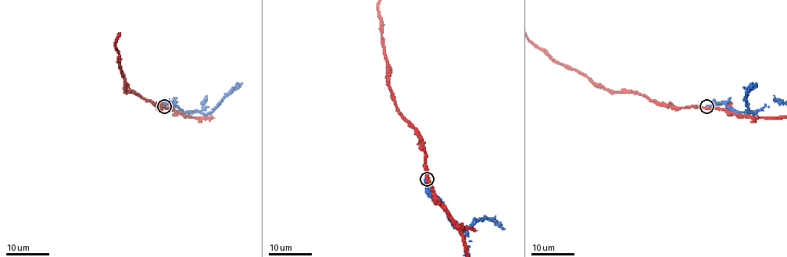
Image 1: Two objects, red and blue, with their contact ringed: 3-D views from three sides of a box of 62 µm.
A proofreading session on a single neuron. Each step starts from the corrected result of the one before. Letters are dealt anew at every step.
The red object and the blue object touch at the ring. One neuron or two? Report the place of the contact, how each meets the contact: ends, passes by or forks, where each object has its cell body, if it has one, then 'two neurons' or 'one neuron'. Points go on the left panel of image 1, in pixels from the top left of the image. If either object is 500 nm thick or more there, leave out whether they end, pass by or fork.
place (164, 106); soma red none; soma blue none; two neurons

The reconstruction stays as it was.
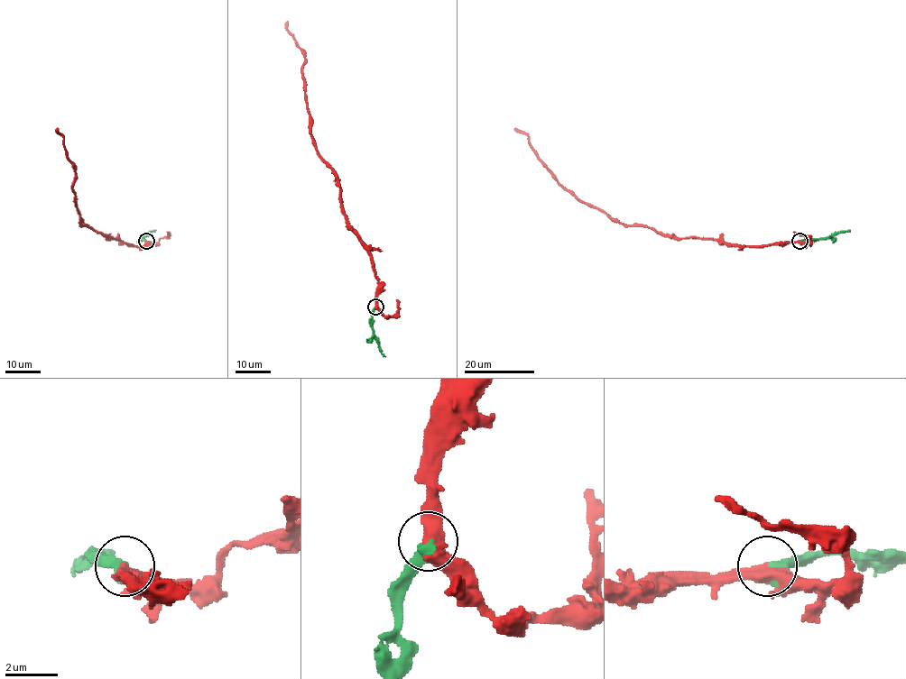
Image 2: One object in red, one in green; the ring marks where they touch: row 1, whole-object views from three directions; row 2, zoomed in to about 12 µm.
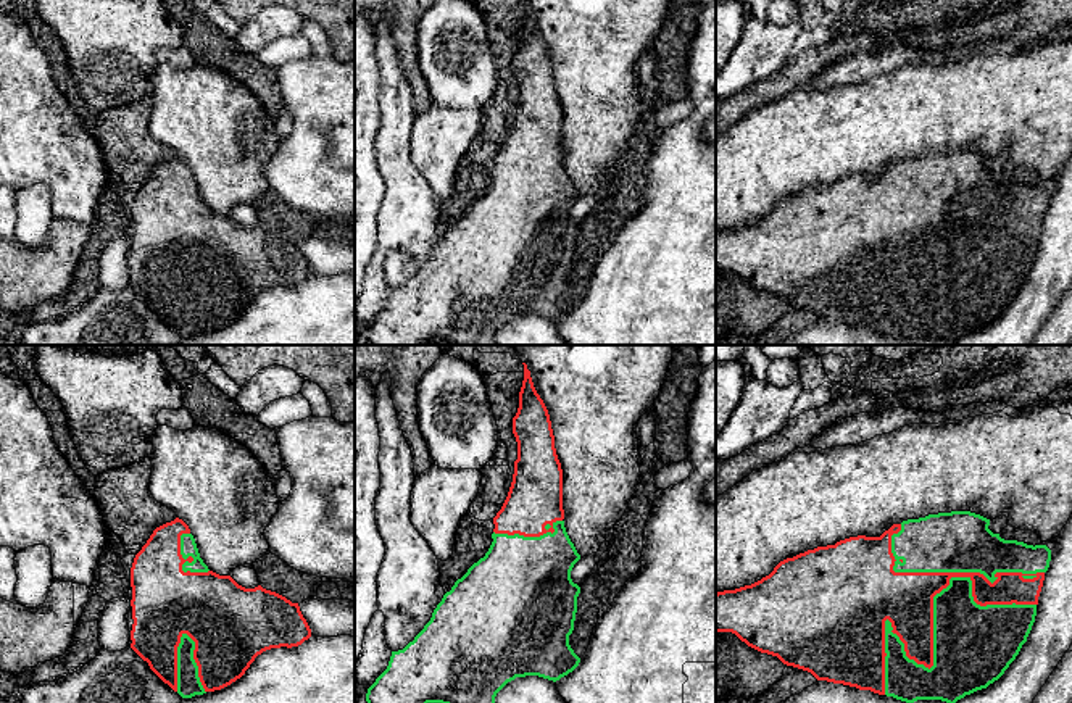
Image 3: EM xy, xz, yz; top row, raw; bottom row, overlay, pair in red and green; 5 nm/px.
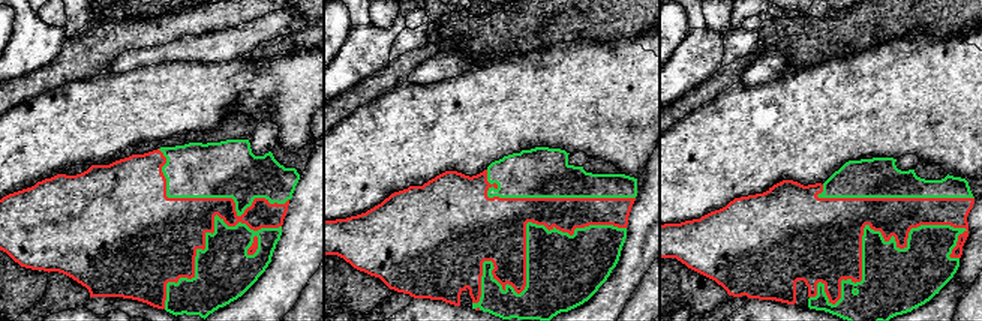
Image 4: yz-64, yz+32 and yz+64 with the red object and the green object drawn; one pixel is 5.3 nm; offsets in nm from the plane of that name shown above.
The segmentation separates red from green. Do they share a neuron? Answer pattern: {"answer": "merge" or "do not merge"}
{"answer": "merge"}

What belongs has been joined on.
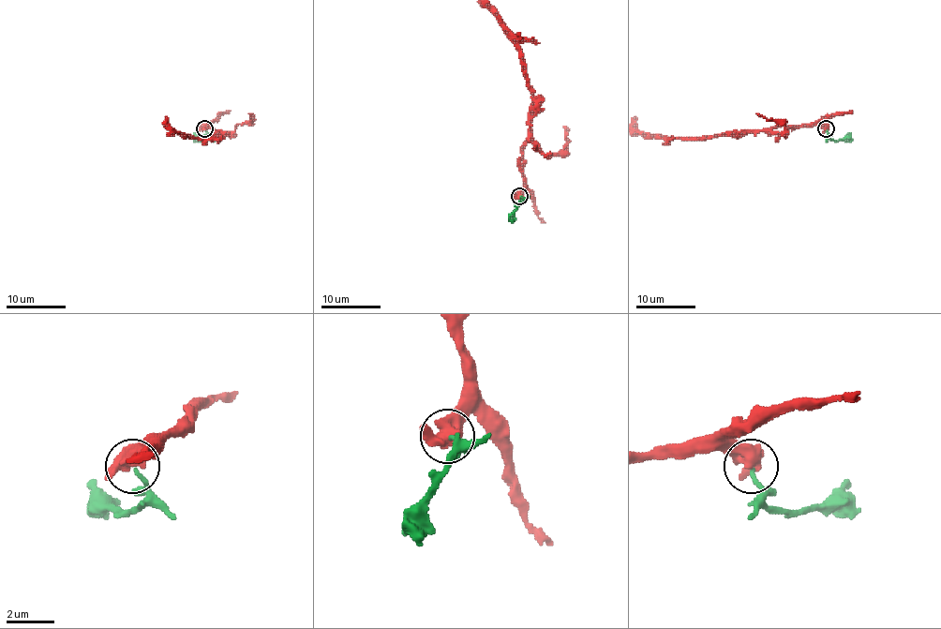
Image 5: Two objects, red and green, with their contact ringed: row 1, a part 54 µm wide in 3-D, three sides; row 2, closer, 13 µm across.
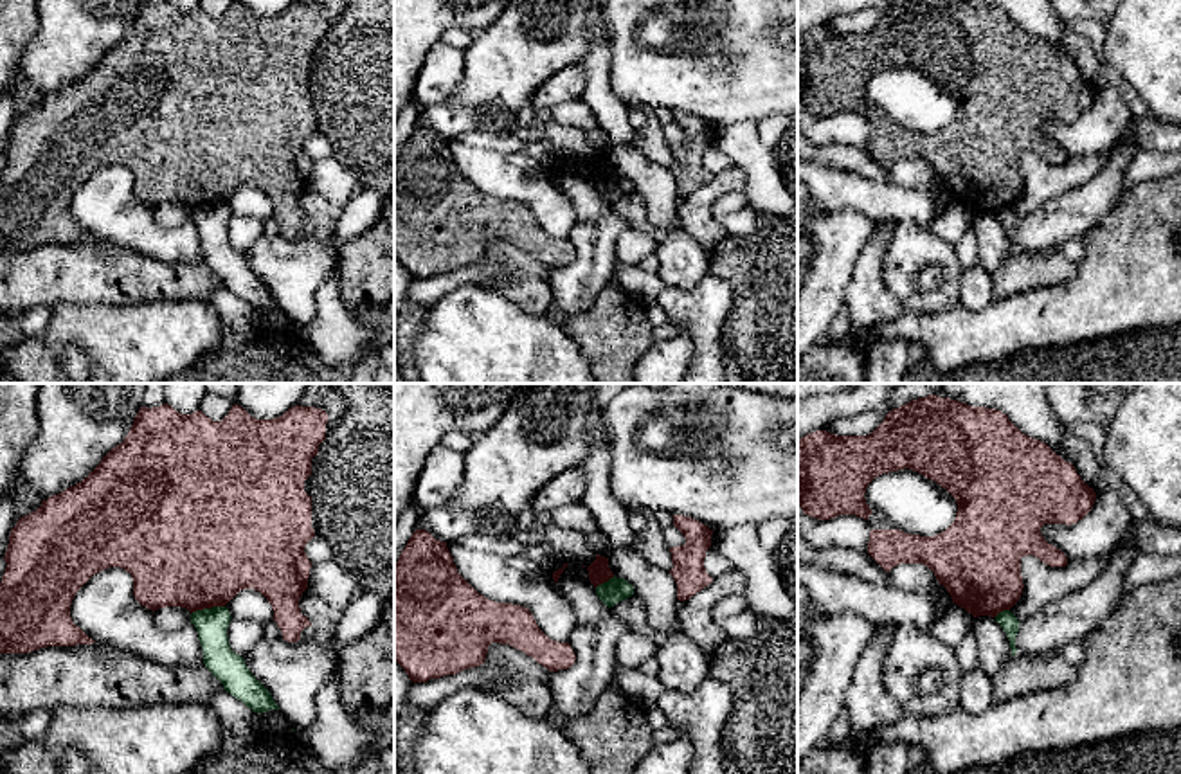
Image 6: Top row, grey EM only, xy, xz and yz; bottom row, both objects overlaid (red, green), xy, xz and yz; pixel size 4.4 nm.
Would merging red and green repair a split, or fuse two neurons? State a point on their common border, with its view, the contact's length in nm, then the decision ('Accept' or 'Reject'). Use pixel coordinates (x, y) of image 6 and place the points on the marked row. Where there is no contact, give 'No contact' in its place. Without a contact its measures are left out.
Touches red at xy (207, 607). Shared border 160 nm. Reject

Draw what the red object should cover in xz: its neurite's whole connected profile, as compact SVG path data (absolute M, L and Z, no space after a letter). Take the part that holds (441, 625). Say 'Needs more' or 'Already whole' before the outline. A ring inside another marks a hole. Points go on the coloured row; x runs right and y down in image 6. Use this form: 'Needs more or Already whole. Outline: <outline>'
Already whole. Outline: M416 529L394 563L394 661L412 682L427 682L484 664L491 643L509 644L549 671L567 670L576 661L571 644L549 639L529 608L479 594L457 572L446 542Z

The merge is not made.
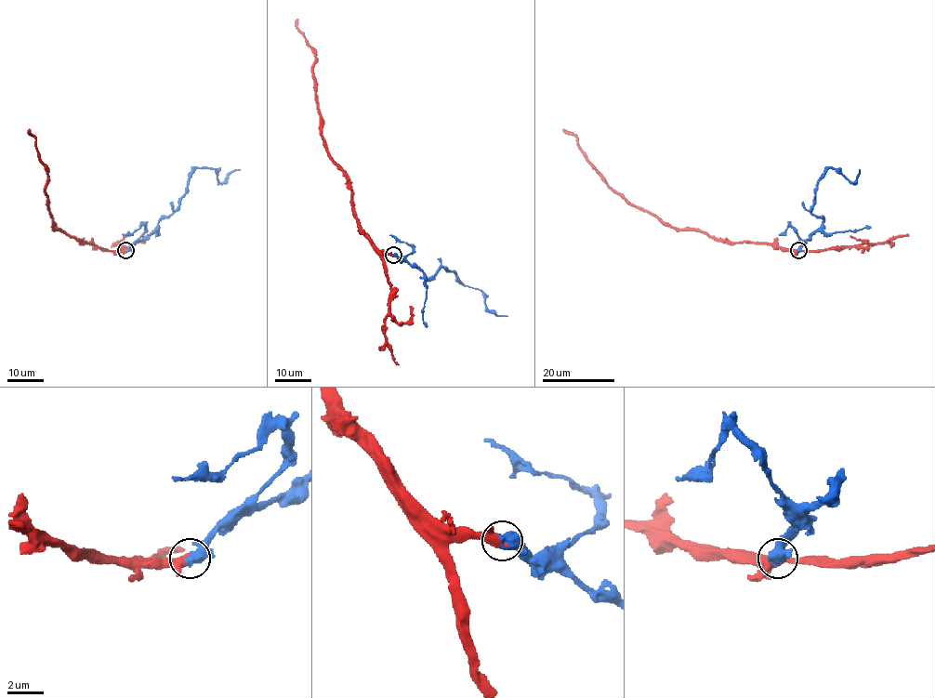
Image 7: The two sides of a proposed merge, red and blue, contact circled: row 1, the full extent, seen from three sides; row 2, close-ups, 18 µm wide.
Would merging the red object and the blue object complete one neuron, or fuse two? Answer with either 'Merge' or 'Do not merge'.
Merge

